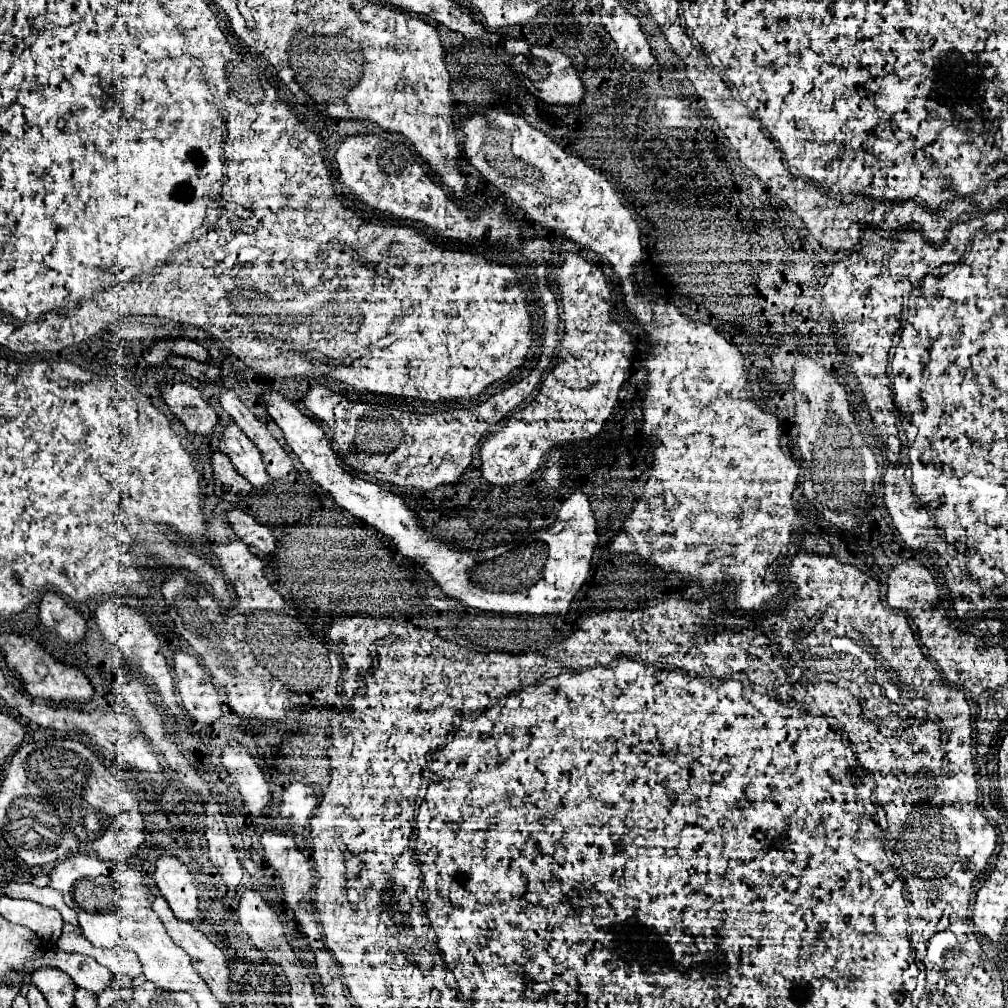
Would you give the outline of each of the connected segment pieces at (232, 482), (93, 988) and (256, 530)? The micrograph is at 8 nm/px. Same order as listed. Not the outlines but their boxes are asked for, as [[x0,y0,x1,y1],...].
[[212,452,252,500],[24,948,112,994],[226,508,276,560]]

